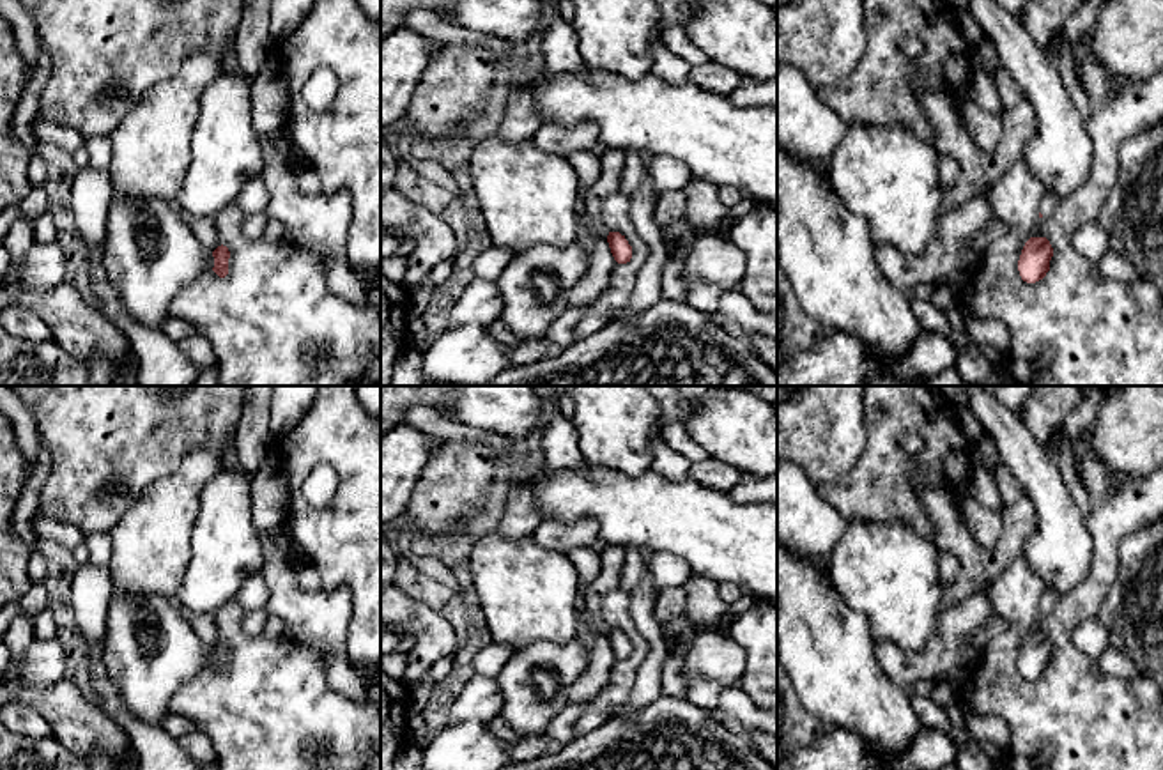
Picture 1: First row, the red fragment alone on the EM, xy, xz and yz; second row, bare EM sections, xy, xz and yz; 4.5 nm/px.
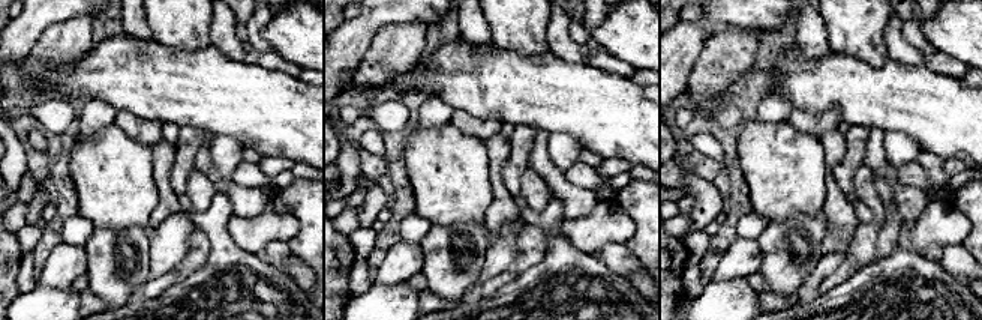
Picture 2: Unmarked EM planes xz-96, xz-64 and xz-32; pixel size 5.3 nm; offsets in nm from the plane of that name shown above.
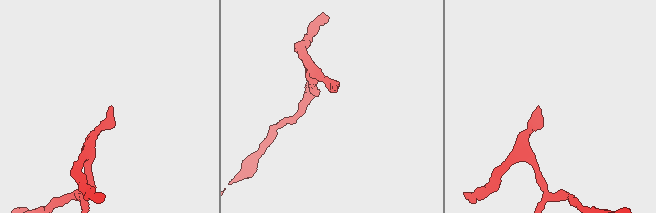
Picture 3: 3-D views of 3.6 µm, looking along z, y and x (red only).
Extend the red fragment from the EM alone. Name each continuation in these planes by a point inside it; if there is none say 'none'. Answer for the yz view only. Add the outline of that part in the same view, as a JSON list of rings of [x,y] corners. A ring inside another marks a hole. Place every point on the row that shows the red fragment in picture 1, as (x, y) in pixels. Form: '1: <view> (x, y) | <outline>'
1: yz (1048, 204) | [[[1043,193],[1041,202],[1039,202],[1039,212],[1043,214],[1043,218],[1051,218],[1060,202],[1062,198],[1051,193]]]

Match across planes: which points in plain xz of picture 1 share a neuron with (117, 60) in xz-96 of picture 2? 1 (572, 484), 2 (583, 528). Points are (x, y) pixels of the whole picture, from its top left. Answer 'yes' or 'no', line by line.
1: yes
2: no

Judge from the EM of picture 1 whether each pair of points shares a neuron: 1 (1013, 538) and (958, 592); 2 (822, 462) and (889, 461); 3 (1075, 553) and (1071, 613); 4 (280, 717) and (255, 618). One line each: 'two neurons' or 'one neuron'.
1: one neuron
2: two neurons
3: two neurons
4: two neurons

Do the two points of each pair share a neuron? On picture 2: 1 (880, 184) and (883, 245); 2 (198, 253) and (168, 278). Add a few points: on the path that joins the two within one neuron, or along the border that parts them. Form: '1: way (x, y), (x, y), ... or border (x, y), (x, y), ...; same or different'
1: way (888, 199), (894, 208), (894, 223), (889, 230); same
2: way (191, 260), (176, 275); same

